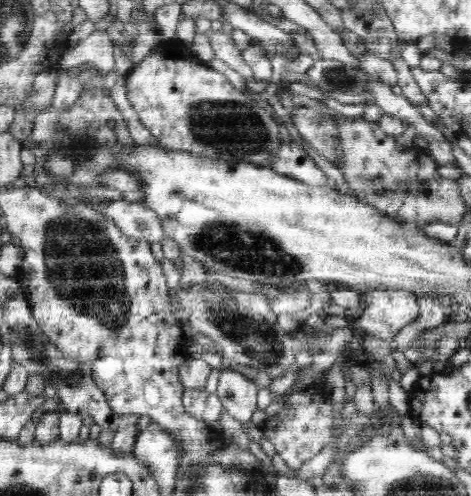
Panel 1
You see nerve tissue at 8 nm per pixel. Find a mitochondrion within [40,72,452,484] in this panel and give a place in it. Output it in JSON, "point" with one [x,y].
{"point":[81,267]}

